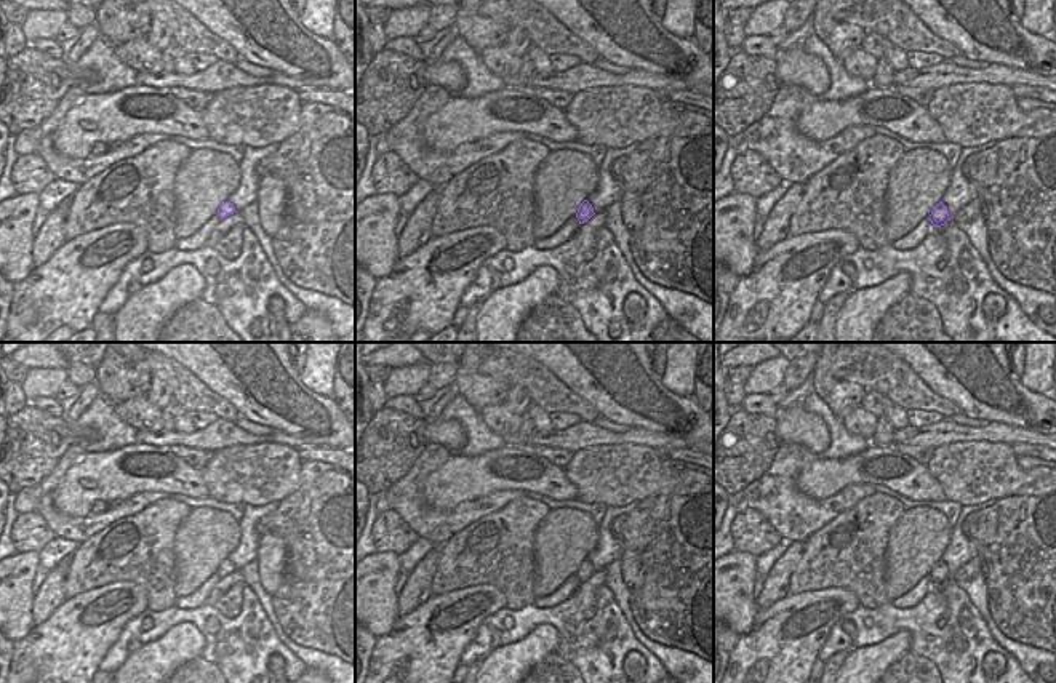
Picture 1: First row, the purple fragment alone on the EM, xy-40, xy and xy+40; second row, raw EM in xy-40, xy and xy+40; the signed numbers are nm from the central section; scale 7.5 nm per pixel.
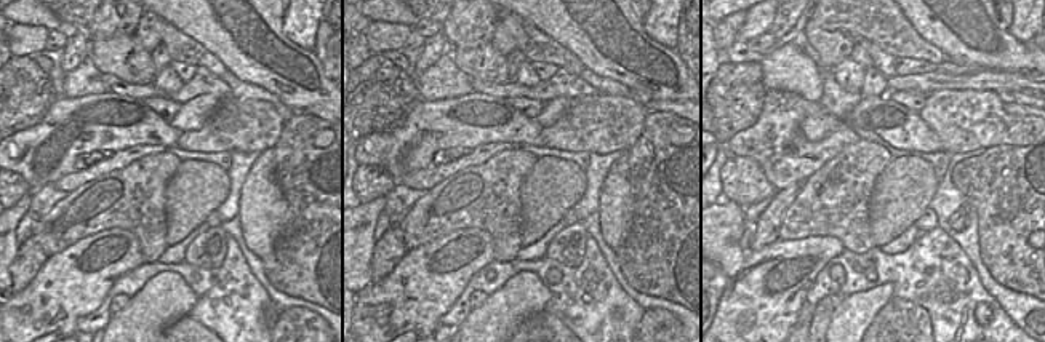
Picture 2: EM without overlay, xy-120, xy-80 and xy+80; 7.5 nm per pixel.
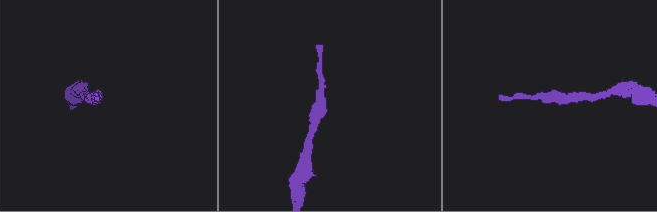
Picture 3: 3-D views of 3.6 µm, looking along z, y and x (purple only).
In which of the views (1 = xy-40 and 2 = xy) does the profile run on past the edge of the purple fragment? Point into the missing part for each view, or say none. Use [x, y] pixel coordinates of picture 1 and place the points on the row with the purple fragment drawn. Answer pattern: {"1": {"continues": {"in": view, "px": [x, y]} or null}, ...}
{"1": {"continues": null}, "2": {"continues": null}}

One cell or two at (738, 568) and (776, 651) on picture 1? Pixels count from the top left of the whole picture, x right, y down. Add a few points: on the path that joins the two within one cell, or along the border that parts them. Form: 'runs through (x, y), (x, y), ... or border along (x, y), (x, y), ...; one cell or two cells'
border along (759, 610), (752, 624), (740, 635); two cells

